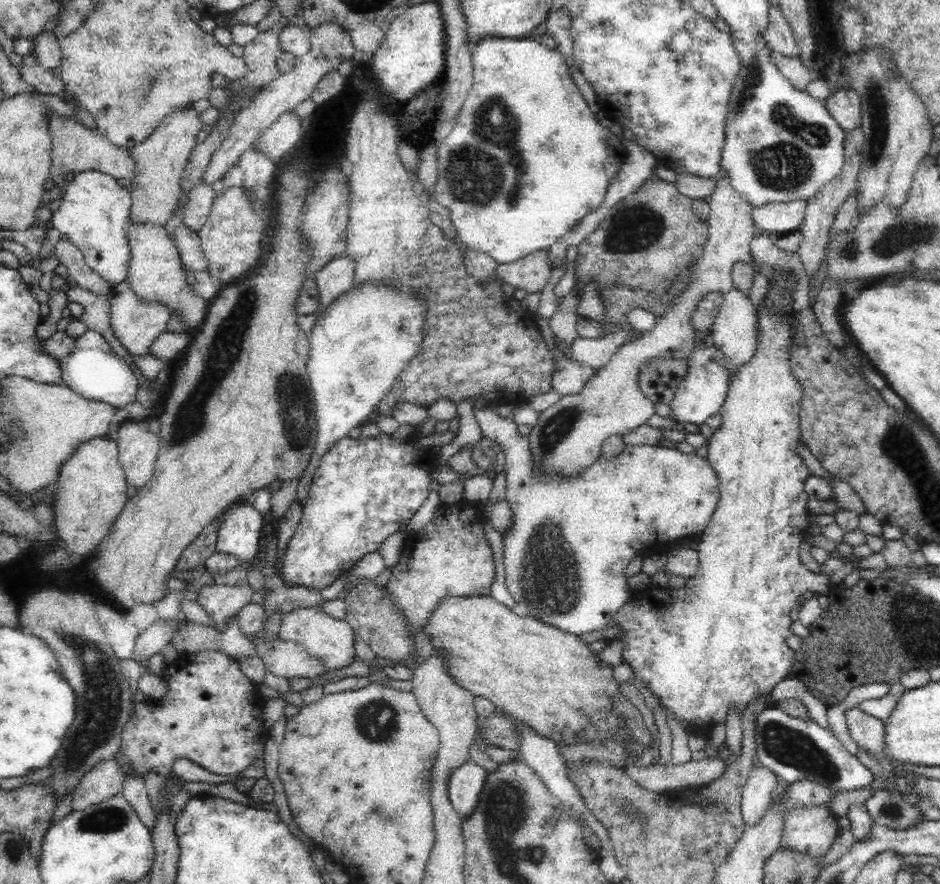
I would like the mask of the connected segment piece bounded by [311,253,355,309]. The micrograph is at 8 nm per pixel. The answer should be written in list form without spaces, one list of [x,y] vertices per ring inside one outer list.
[[[342,253],[328,260],[328,264],[318,268],[311,278],[316,281],[319,290],[321,308],[326,309],[342,292],[348,292],[354,285],[355,260]]]

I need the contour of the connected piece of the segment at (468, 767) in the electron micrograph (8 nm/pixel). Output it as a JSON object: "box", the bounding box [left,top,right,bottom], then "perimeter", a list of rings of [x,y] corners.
{"box":[446,759,486,818],"perimeter":[[[471,759],[450,772],[448,782],[446,782],[448,800],[462,818],[468,816],[472,812],[474,804],[478,802],[478,794],[482,790],[486,772],[486,769]]]}

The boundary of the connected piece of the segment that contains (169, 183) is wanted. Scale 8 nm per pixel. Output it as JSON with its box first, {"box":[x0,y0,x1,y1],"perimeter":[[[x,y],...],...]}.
{"box":[128,106,207,224],"perimeter":[[[192,106],[176,108],[162,119],[160,126],[142,144],[128,148],[137,164],[137,175],[132,179],[134,190],[131,192],[131,224],[166,224],[166,220],[176,210],[182,173],[197,145],[198,132],[207,128],[199,116],[200,112]]]}

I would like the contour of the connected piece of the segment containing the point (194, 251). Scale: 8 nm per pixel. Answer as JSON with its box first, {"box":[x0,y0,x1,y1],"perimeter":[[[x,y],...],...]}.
{"box":[175,226,208,273],"perimeter":[[[185,226],[176,230],[175,245],[179,249],[181,261],[188,270],[200,273],[208,273],[208,259],[200,246],[199,236],[191,232]]]}

